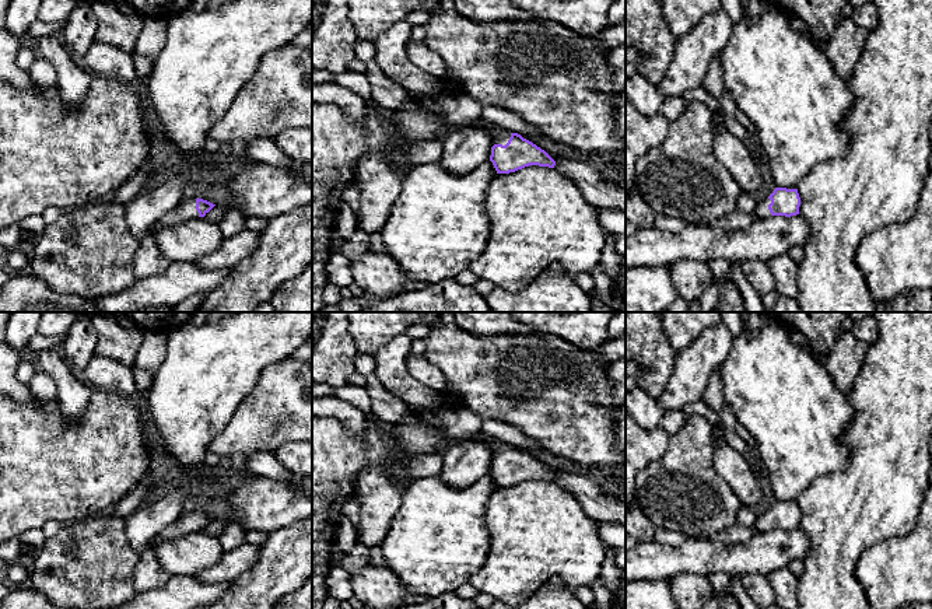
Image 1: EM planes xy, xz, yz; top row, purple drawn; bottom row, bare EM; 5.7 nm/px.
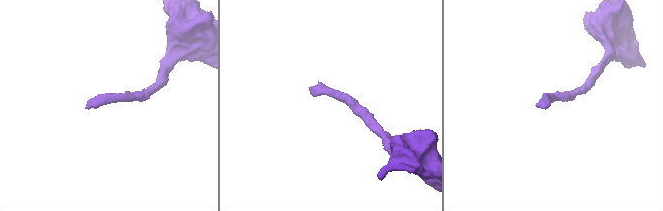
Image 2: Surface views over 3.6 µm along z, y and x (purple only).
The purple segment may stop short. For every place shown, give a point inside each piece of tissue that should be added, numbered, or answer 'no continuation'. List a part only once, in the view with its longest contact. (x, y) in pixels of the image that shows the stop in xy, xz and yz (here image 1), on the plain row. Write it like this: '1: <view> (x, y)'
1: xz (500, 450)

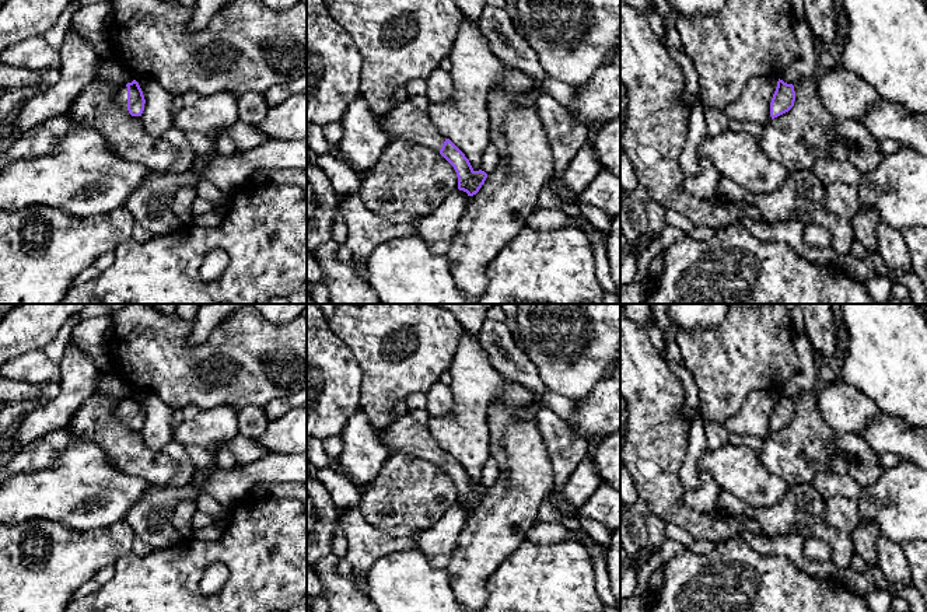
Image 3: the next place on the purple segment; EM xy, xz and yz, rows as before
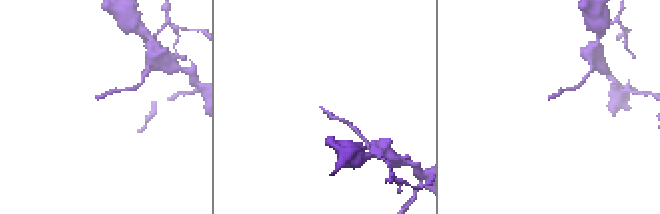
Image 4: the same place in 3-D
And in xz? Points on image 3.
1: xz (405, 434)

